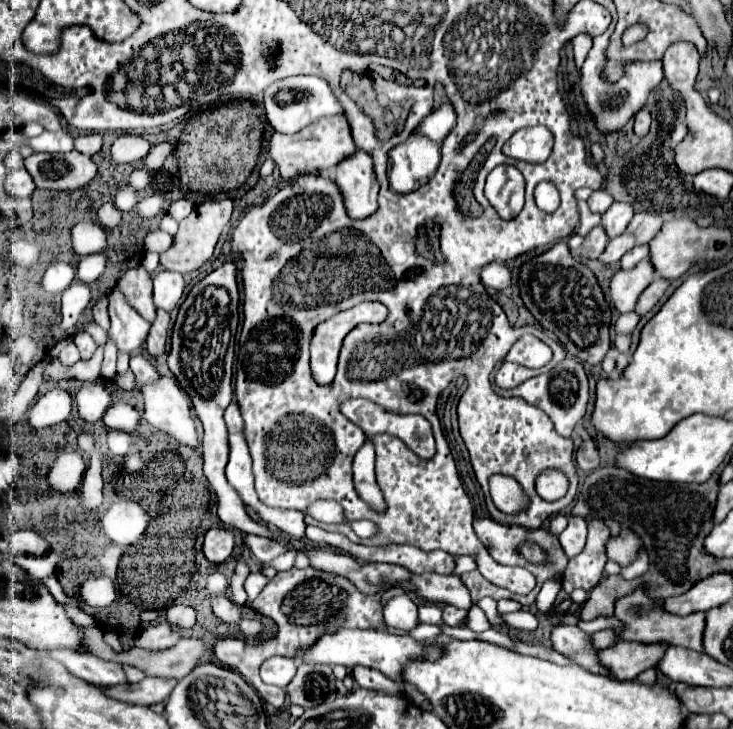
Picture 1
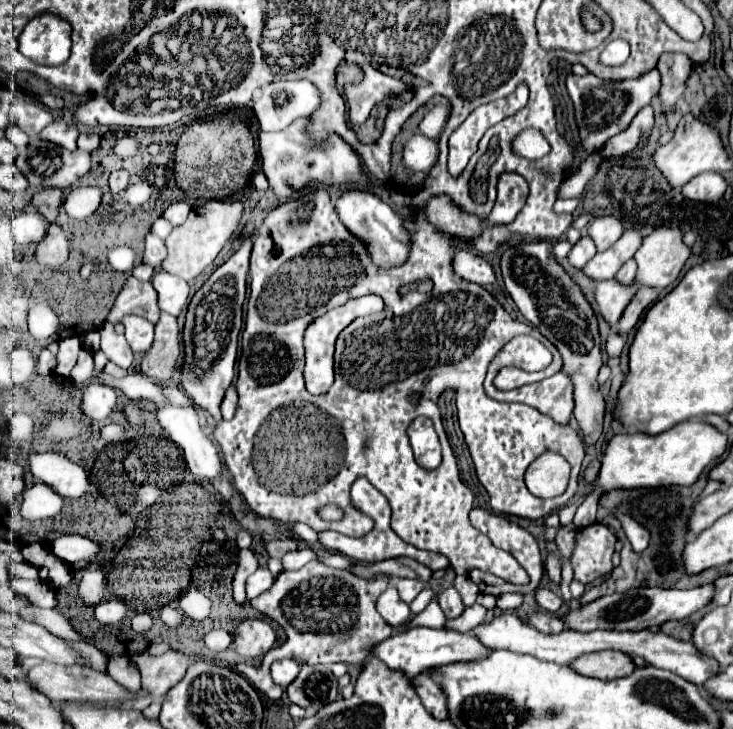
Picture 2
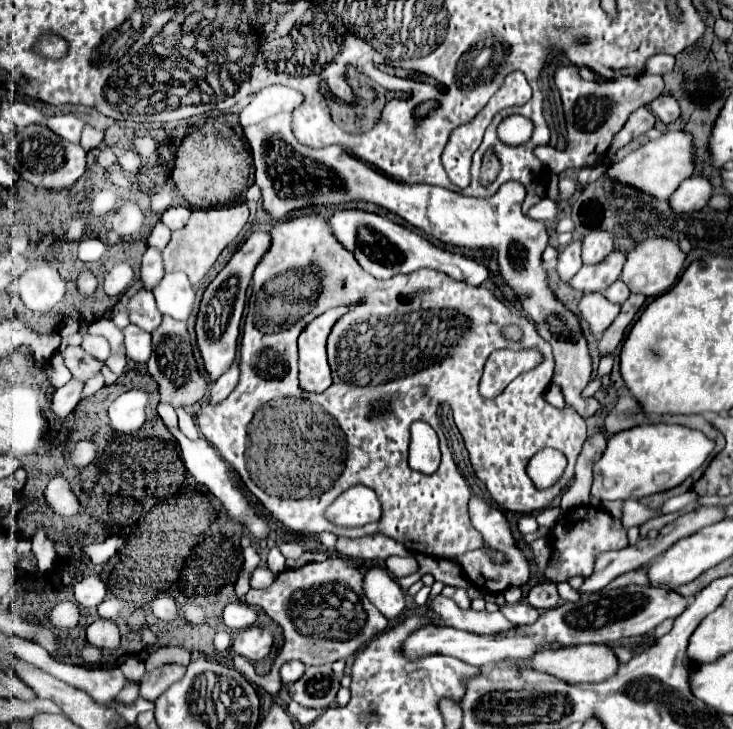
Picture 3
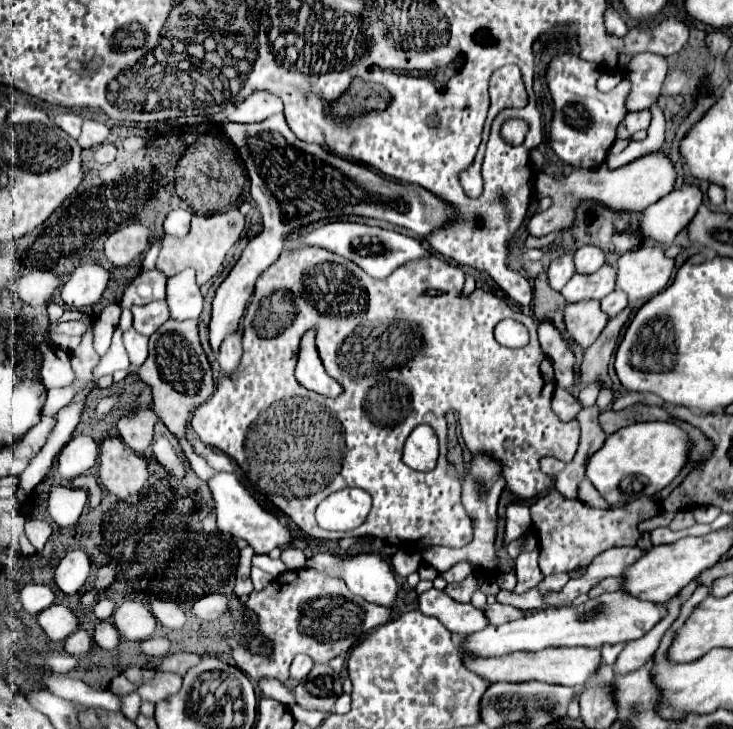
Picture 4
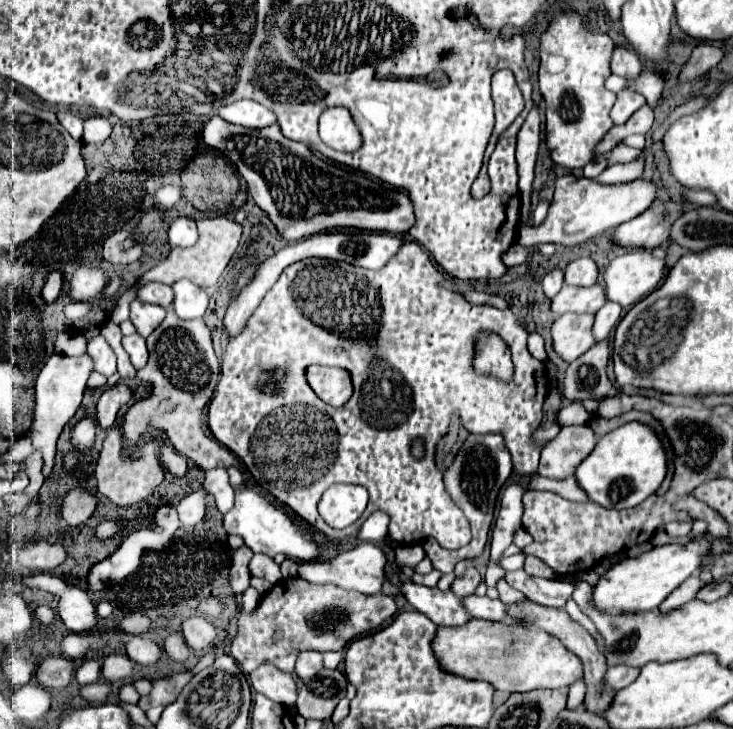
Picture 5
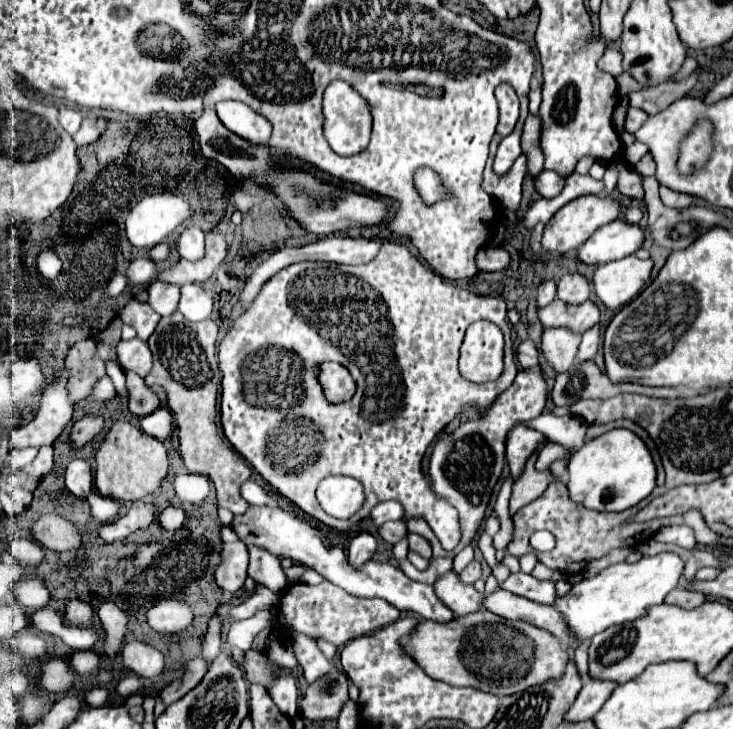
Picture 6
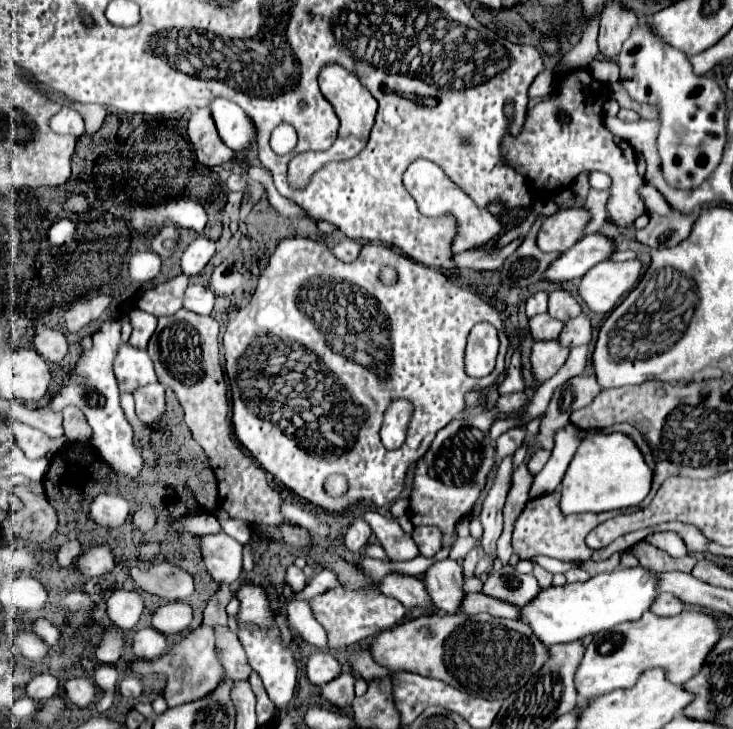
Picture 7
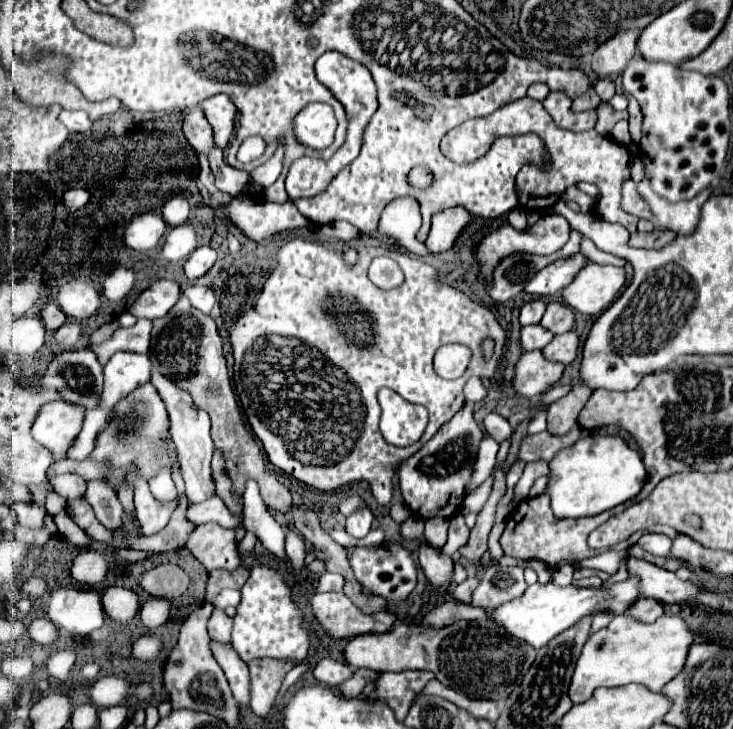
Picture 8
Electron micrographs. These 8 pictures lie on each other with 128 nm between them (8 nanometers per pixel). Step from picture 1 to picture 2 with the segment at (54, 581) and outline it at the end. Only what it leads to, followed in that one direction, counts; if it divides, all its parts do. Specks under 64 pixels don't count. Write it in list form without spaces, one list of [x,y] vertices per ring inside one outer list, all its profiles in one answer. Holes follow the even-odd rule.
[[[12,562],[9,568],[9,577],[11,580],[16,577],[24,579],[39,579],[39,574],[37,568],[30,566],[27,563]]]

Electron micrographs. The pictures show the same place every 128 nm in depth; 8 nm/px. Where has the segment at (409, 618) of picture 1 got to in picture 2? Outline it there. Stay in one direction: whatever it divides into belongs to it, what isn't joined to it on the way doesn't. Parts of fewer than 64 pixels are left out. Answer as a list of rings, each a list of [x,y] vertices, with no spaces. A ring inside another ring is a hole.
[[[390,582],[388,588],[378,596],[376,608],[378,608],[380,616],[394,628],[404,624],[408,620],[408,616],[410,616],[410,606],[406,602],[402,602],[394,582]]]

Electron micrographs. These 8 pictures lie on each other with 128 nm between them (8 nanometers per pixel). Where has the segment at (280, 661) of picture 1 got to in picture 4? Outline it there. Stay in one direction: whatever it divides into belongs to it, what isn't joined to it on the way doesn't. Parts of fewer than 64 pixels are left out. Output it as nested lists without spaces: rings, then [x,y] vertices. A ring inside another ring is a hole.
[[[298,654],[298,656],[294,658],[292,666],[290,666],[290,676],[292,676],[294,680],[298,680],[298,682],[300,682],[300,680],[306,680],[308,672],[312,670],[312,666],[314,666],[314,662],[312,662],[310,656]]]

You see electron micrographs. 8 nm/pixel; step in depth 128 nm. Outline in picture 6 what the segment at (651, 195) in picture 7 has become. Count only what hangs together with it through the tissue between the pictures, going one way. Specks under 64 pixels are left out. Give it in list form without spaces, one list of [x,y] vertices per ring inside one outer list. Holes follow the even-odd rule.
[[[660,186],[660,200],[662,200],[664,206],[676,208],[676,210],[694,204],[694,198],[692,198],[692,196],[688,196],[688,194],[678,194],[678,192],[674,192],[674,190],[666,188],[666,186]]]

